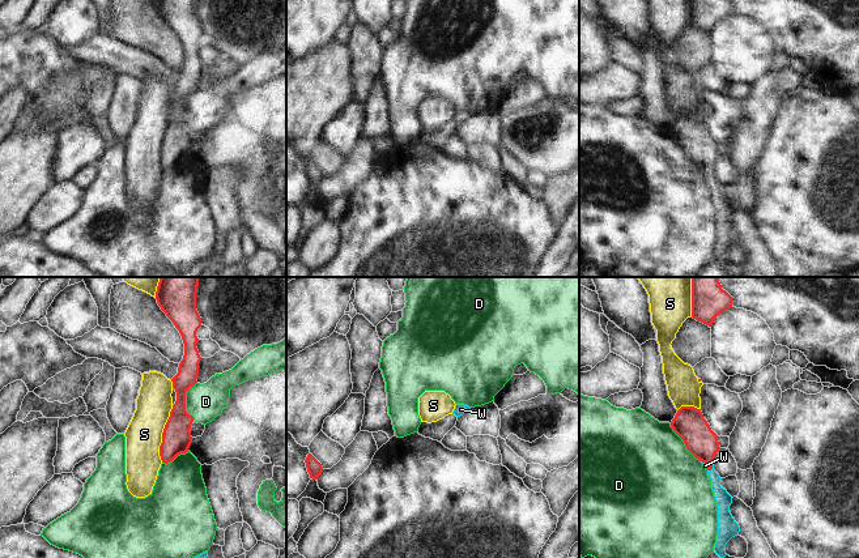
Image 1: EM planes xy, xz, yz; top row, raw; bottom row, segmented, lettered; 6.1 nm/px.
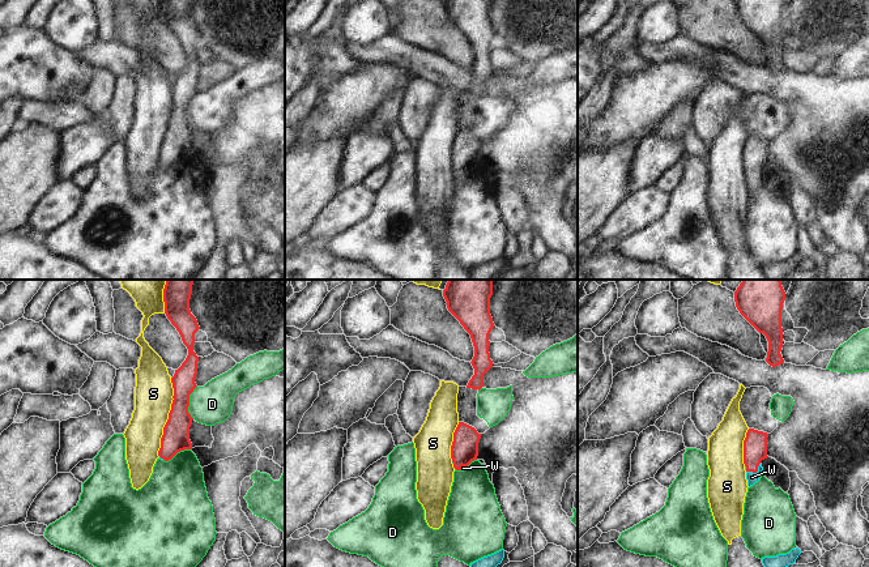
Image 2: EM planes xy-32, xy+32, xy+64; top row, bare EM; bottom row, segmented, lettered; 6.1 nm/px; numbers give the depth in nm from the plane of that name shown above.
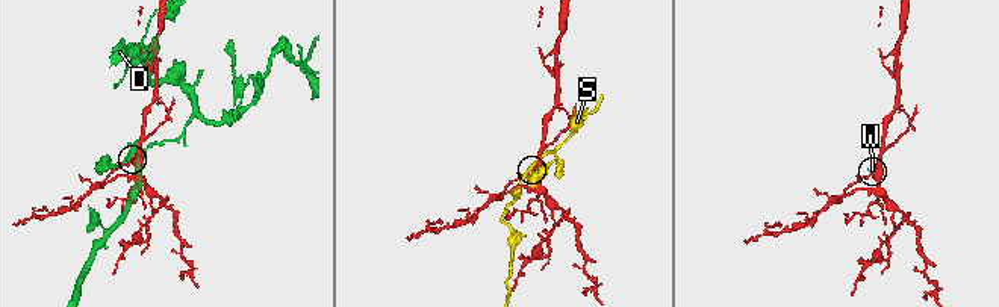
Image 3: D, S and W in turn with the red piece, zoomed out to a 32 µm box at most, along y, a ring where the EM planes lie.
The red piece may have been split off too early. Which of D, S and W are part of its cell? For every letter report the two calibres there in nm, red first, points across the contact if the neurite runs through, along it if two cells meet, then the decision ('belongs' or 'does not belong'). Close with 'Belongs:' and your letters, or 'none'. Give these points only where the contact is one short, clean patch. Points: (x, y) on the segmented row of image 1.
D: 180/220 nm | does not belong
S: 180/220 nm | does not belong
W: 190/100 nm | across yz (696, 433), (704, 444), (710, 469), (723, 499) | belongs
Belongs: W

